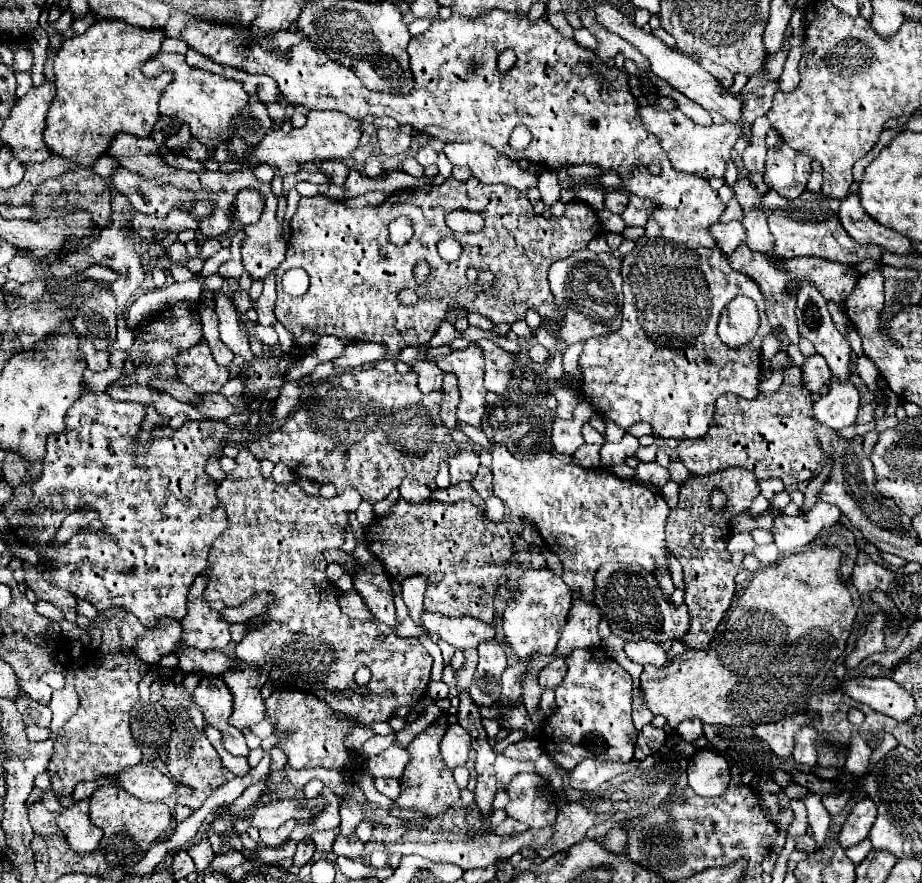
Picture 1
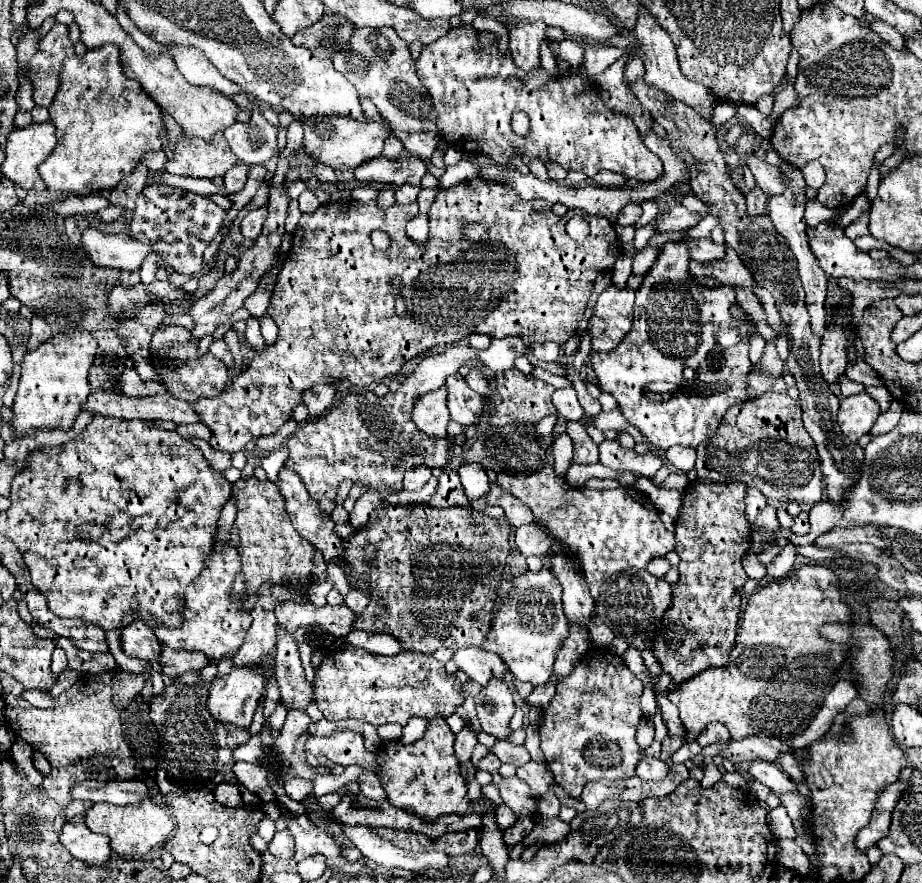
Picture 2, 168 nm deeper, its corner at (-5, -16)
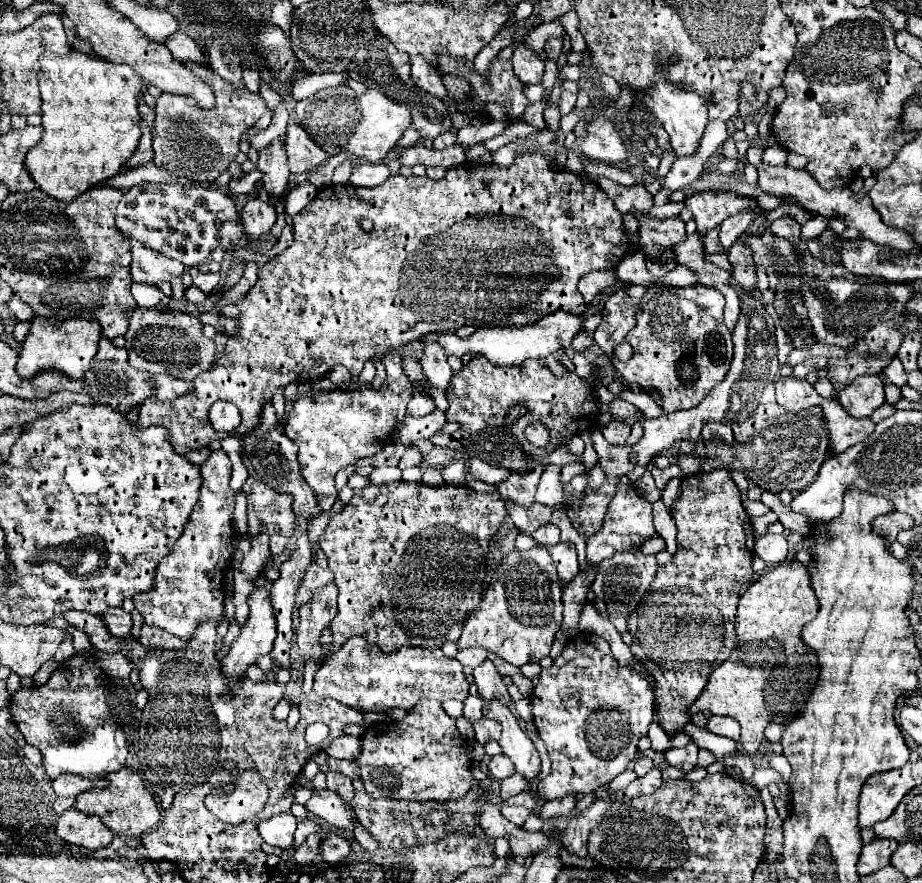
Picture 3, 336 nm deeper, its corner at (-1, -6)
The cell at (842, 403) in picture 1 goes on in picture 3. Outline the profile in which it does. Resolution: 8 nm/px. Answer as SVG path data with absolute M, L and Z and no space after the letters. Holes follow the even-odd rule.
M858 376L838 392L838 402L852 418L868 418L884 404L884 384L878 376Z

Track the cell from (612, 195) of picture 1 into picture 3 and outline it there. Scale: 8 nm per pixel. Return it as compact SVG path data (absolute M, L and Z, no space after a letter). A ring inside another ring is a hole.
M598 178L598 186L608 194L608 198L612 198L620 214L630 214L634 210L646 212L652 208L652 194L644 188L644 184L622 186L608 178Z

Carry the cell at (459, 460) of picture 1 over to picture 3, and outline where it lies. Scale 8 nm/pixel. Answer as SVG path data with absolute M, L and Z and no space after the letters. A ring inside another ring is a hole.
M470 458L468 472L482 482L496 485L504 481L511 473L510 470L498 466L492 466L478 458Z

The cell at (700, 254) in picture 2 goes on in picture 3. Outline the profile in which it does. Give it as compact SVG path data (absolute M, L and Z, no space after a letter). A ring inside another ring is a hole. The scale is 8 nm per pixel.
M634 212L640 222L640 244L644 248L646 258L658 256L664 248L672 244L680 244L686 238L684 222L678 218L666 218L666 220L654 220L640 216L640 212Z

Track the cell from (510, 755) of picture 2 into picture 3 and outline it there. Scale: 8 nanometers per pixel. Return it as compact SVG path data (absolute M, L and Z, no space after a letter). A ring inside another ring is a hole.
M482 718L474 724L476 740L480 744L486 744L488 740L500 740L500 730L502 730L502 726L496 720L488 720L488 718Z

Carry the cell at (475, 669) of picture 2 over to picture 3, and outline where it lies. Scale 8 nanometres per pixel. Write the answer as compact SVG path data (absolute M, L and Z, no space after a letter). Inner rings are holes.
M484 660L474 670L474 684L478 686L478 692L480 692L480 696L484 696L484 700L500 698L506 704L510 702L510 694L506 692L506 684L490 660Z

